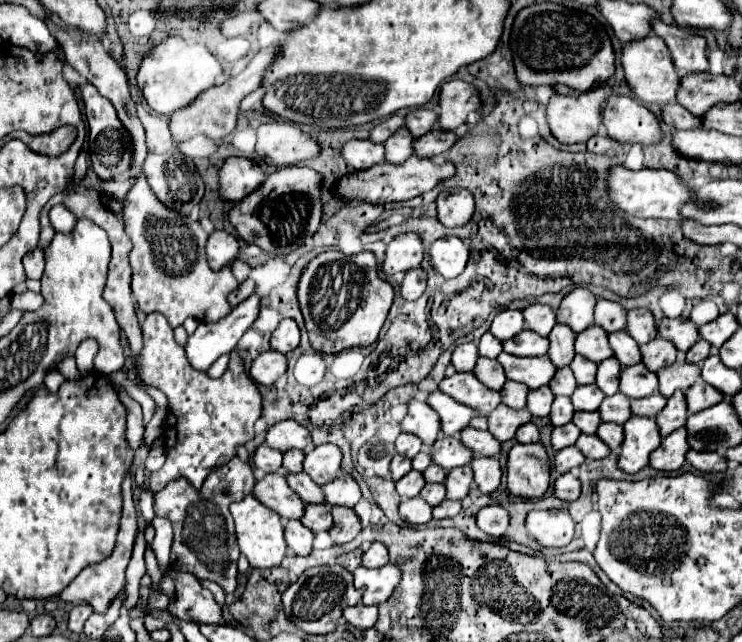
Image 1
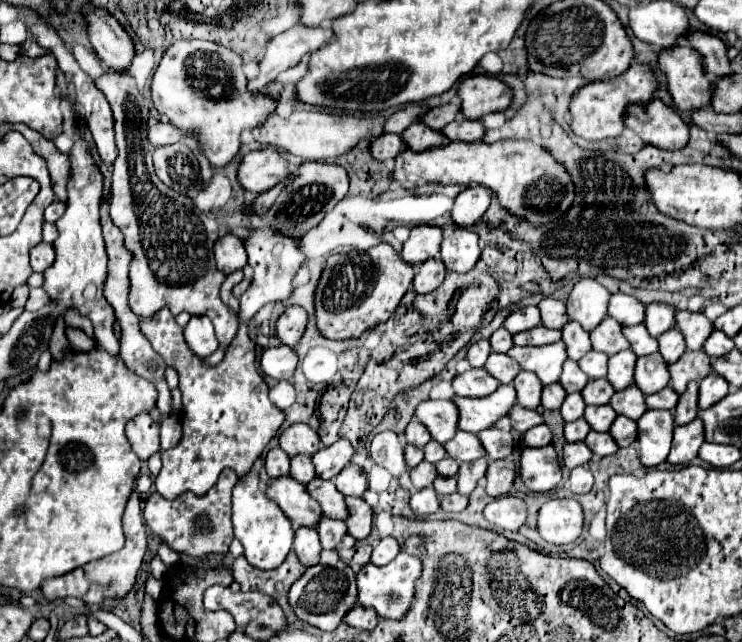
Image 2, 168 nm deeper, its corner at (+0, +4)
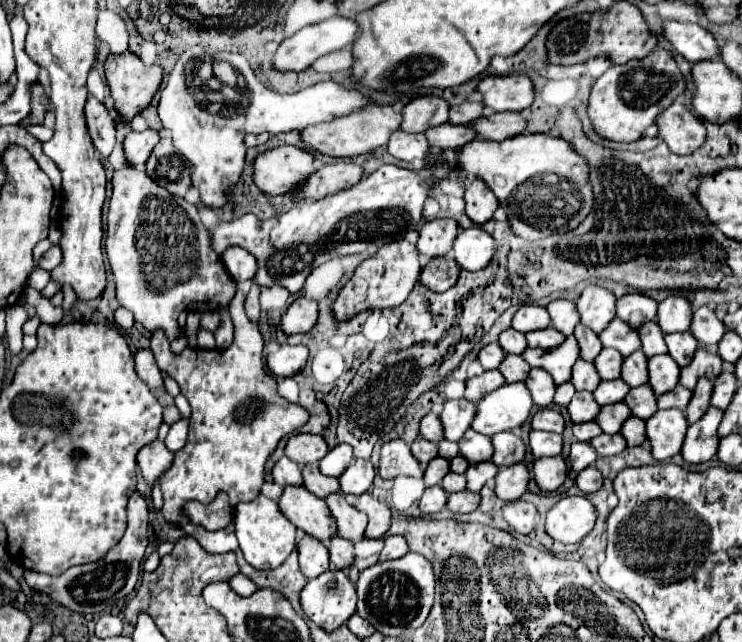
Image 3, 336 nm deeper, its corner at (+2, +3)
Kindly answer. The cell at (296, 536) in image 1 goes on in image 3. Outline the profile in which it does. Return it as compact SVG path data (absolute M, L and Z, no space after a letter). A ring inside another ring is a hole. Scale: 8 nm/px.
M305 535L299 541L297 551L299 551L299 567L301 567L305 577L313 579L329 567L329 551L319 539L313 539L311 535Z

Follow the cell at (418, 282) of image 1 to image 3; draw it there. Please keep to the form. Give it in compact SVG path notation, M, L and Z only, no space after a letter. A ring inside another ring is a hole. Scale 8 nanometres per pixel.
M437 257L437 259L429 259L423 269L421 269L421 277L419 281L435 293L447 291L449 287L455 285L459 277L459 267L455 263L453 257Z

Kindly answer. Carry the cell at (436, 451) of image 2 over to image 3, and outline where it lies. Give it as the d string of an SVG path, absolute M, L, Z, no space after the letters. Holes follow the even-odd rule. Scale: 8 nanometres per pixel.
M441 441L441 443L437 443L439 445L439 457L443 457L443 459L453 459L455 455L459 455L459 447L457 447L457 443L451 443L451 441Z

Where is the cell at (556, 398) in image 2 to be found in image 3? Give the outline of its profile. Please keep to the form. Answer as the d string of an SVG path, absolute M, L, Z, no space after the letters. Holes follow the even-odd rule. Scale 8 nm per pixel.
M567 381L567 383L563 383L563 385L559 385L559 387L557 387L553 403L555 403L555 405L559 405L559 407L567 407L567 405L569 405L569 401L573 399L573 395L575 395L575 389L573 389L573 385Z

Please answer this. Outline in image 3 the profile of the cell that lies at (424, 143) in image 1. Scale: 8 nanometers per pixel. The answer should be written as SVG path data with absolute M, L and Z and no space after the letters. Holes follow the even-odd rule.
M505 111L505 113L485 113L477 123L467 123L477 131L481 139L501 141L507 137L515 137L517 133L525 131L525 119L519 113Z

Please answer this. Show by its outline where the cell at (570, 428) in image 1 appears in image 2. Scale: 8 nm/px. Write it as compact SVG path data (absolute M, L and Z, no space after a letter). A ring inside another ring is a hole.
M579 418L571 424L565 424L565 440L567 442L579 442L585 440L585 436L591 432L591 426L587 424L585 418Z

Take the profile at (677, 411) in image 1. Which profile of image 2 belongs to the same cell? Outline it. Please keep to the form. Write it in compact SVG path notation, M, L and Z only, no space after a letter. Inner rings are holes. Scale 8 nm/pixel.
M691 382L691 386L685 390L685 394L681 394L679 398L679 406L675 408L675 424L689 424L691 420L697 418L697 400L699 400L699 384Z

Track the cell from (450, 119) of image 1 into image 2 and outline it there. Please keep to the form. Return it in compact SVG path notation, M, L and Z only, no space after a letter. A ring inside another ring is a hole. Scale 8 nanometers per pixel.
M489 74L465 78L459 84L459 96L463 100L461 112L471 120L477 120L491 112L503 112L513 102L513 90Z

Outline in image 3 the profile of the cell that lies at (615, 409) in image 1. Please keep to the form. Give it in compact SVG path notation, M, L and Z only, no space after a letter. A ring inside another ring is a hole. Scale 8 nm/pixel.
M647 385L631 389L623 401L631 409L631 415L639 419L649 419L653 411L657 411L657 395L653 395L653 391L649 391Z

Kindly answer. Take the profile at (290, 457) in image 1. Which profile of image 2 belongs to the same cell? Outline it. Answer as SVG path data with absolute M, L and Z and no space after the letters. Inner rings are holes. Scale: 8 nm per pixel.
M305 454L291 458L291 476L301 484L309 484L315 478L315 466L311 458Z

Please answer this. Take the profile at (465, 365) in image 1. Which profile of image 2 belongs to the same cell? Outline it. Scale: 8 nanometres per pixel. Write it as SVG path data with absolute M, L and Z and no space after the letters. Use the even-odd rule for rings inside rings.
M481 340L481 342L475 342L469 346L469 352L467 352L467 360L473 368L483 368L489 354L491 354L491 344L487 340Z

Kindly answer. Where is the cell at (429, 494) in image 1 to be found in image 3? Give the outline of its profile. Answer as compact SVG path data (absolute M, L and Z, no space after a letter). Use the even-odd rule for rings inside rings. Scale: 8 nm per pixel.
M449 473L445 475L445 479L441 481L441 487L447 491L447 493L457 493L457 491L463 491L467 485L465 481L465 475L457 475L457 473Z

